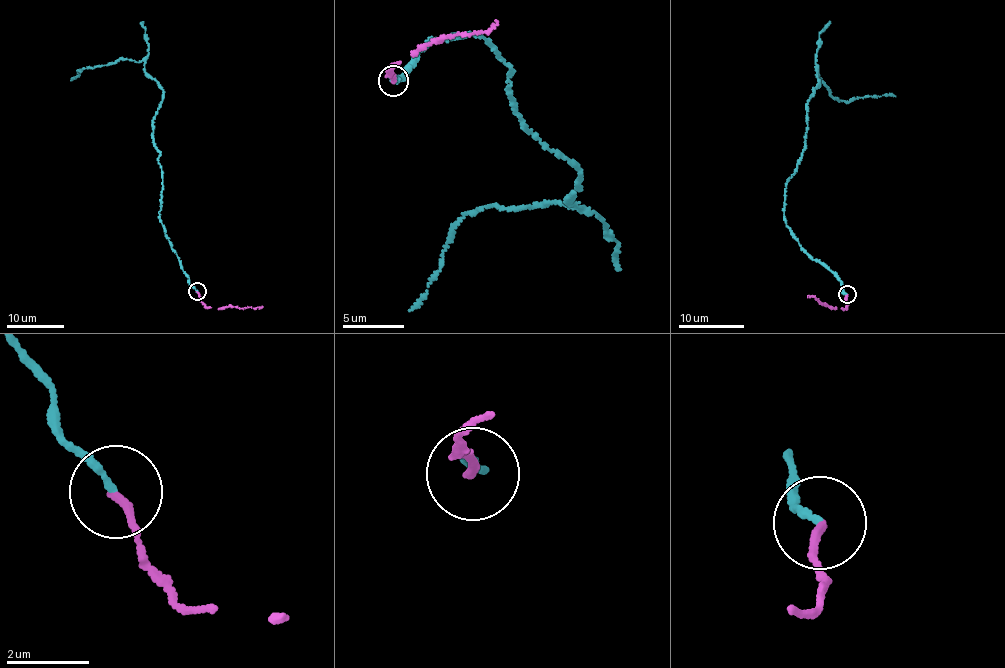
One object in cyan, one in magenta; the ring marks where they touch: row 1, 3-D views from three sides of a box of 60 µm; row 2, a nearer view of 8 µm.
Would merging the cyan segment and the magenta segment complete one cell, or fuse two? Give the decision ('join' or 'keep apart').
join

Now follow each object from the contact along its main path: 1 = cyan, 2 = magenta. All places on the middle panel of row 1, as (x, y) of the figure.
1: (393, 80), (431, 40), (480, 34), (511, 66), (522, 125), (582, 179), (578, 207), (462, 213), (409, 310)
2: (393, 80), (388, 72), (393, 65), (426, 44), (490, 30), (496, 20)

